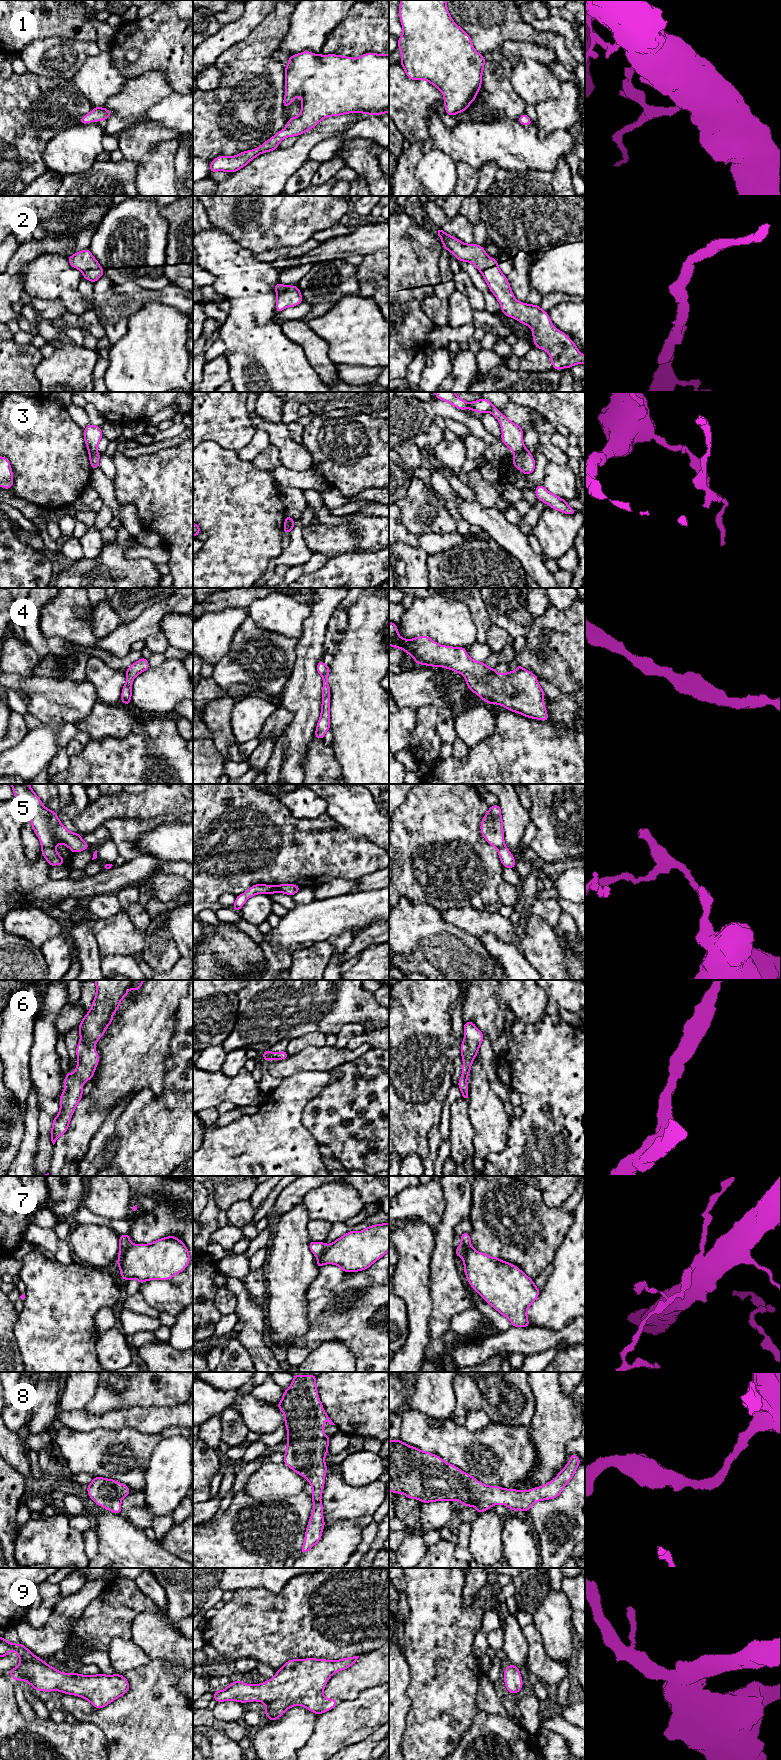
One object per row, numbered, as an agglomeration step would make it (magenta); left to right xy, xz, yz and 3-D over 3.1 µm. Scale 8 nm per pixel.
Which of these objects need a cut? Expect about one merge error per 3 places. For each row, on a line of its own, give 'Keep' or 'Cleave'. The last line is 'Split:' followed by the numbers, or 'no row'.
1: Keep
2: Keep
3: Cleave
4: Keep
5: Keep
6: Keep
7: Cleave
8: Keep
9: Keep
Split: 3, 7

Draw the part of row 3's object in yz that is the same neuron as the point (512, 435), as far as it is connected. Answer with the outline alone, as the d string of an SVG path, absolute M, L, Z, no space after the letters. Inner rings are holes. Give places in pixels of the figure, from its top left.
M433 392L437 399L446 401L460 410L471 409L476 413L490 412L500 423L502 429L501 441L510 448L514 453L525 449L523 442L523 431L521 426L507 419L490 401L480 399L468 403L459 398L455 392Z

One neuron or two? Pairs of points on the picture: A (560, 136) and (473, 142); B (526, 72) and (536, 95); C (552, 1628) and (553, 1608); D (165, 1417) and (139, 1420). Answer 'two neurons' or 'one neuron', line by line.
A: one neuron
B: one neuron
C: one neuron
D: one neuron

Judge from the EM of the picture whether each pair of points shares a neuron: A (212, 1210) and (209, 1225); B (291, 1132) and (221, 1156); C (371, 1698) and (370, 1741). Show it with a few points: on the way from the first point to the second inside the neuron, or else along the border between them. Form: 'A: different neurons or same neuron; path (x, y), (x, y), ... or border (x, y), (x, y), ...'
A: same neuron; path (209, 1214), (209, 1221)
B: same neuron; path (274, 1149), (272, 1151), (241, 1151), (238, 1154)
C: different neurons; border (378, 1727), (360, 1741), (349, 1745)

